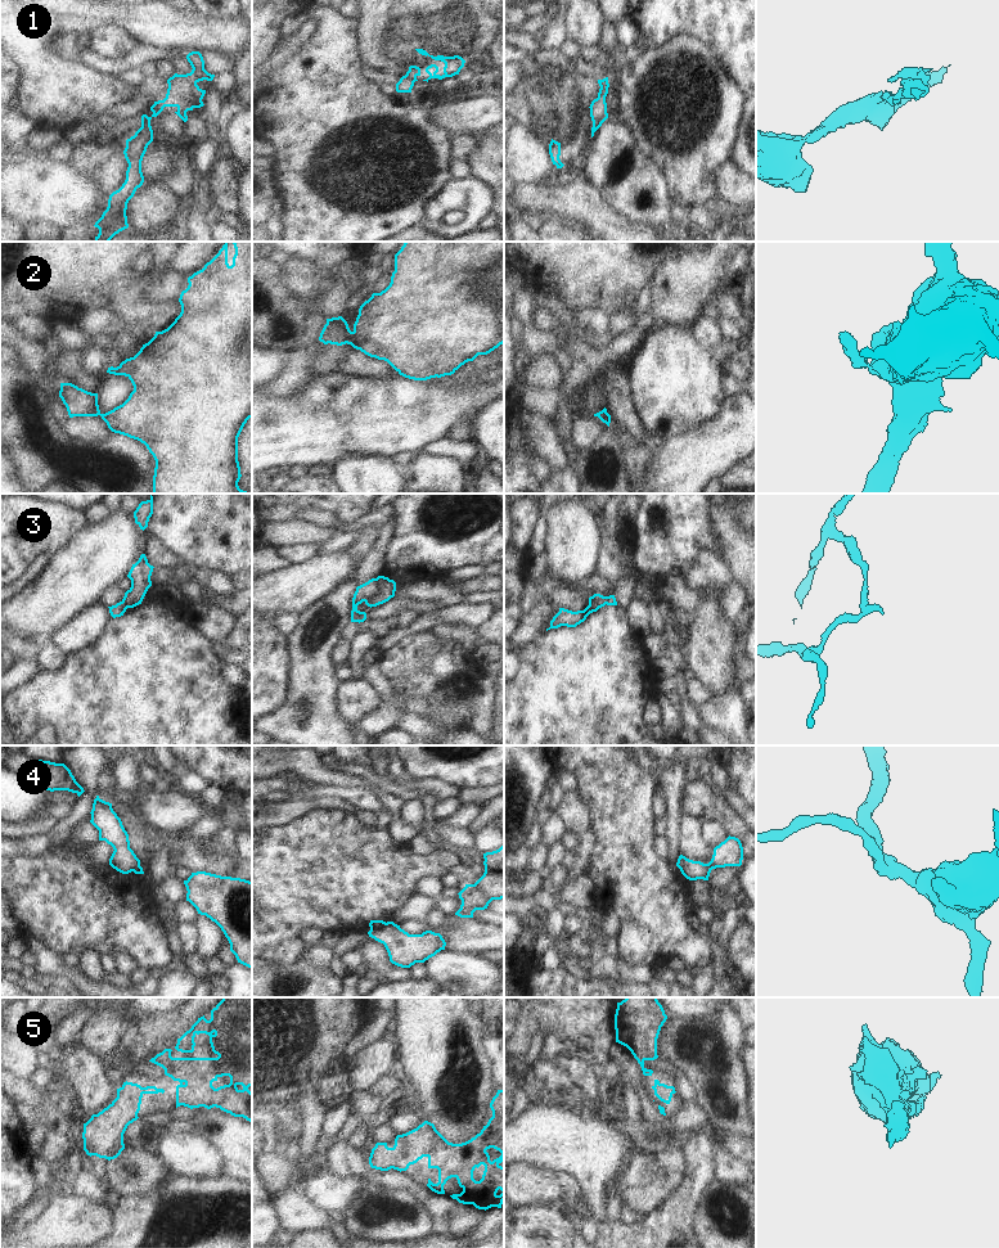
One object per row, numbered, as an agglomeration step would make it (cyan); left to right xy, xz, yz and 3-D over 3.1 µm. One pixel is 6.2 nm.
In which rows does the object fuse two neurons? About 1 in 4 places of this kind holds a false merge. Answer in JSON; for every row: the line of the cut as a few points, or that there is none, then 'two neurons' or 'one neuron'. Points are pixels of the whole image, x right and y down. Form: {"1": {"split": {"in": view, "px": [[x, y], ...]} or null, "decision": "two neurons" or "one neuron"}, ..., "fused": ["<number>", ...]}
{"1": {"split": {"in": "xz", "px": [[405, 75], [414, 81]]}, "decision": "two neurons"}, "2": {"split": {"in": "xz", "px": [[352, 332], [350, 343]]}, "decision": "two neurons"}, "3": {"split": {"in": "xz", "px": [[376, 579], [377, 593], [364, 600]]}, "decision": "two neurons"}, "4": {"split": null, "decision": "one neuron"}, "5": {"split": null, "decision": "one neuron"}, "fused": ["1", "2", "3"]}

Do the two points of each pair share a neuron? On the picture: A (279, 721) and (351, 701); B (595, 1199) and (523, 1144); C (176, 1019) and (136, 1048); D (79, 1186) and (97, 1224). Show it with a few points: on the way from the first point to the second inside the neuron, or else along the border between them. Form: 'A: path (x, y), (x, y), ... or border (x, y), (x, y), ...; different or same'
A: border (341, 683), (338, 708), (351, 724); different
B: path (588, 1179), (553, 1144), (544, 1144); same
C: path (166, 1028), (147, 1037); same
D: border (75, 1194), (103, 1203); different

